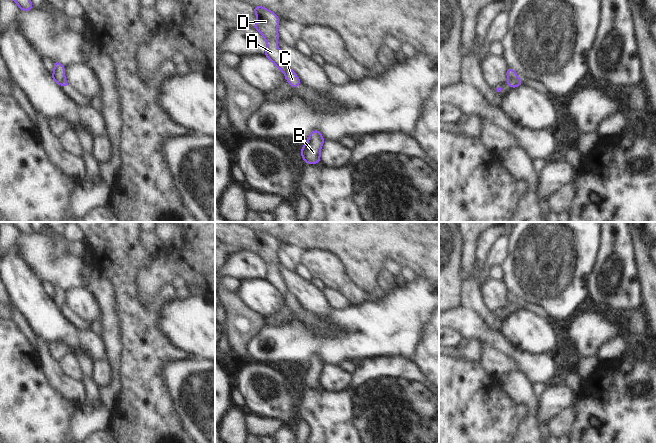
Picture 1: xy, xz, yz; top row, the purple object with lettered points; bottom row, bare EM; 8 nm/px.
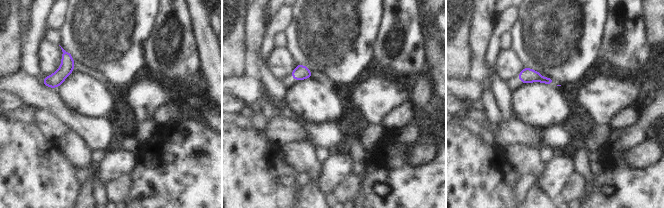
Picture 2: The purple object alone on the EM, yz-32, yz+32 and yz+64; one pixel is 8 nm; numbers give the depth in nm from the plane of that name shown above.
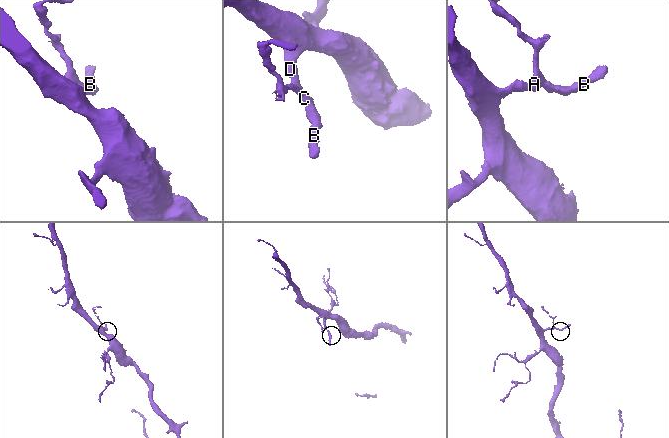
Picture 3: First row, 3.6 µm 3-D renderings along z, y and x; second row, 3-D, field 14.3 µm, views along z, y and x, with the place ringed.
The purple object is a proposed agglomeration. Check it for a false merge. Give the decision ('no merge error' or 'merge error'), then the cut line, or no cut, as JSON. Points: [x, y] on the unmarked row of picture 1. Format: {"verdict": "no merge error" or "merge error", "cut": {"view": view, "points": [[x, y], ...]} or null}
{"verdict": "merge error", "cut": {"view": "yz", "points": [[516, 301], [512, 301], [507, 306]]}}

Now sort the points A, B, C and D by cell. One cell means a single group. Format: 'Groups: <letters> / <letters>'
Groups: A D / B C

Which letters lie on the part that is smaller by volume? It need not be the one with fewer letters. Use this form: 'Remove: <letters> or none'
Remove: B, C

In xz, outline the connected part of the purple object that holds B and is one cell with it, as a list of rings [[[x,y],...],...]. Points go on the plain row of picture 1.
[[[313,354],[309,359],[308,366],[301,372],[301,379],[304,386],[309,388],[319,387],[320,384],[320,374],[322,368],[324,367],[324,362],[318,354]]]

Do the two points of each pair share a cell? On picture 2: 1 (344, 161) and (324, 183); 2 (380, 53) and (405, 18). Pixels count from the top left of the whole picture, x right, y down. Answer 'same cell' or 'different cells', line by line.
1: same cell
2: same cell

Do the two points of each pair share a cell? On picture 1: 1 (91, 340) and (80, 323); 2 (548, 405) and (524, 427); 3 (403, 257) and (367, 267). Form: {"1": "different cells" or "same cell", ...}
{"1": "different cells", "2": "different cells", "3": "same cell"}

